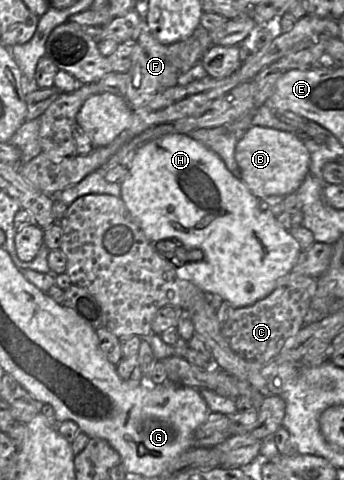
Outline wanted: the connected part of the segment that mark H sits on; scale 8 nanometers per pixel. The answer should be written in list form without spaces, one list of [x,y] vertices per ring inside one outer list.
[[[168,133],[156,139],[150,140],[132,154],[127,162],[129,170],[128,176],[121,183],[120,198],[125,203],[132,218],[143,231],[147,239],[156,242],[162,239],[176,239],[180,241],[186,250],[200,249],[204,255],[201,260],[186,262],[182,267],[178,268],[178,274],[181,278],[191,281],[206,294],[217,294],[223,301],[228,301],[234,307],[251,306],[257,301],[268,296],[277,285],[279,279],[292,272],[299,254],[302,251],[296,239],[286,230],[278,221],[271,211],[261,210],[261,199],[258,199],[248,189],[246,184],[235,177],[226,167],[224,161],[212,150],[208,149],[201,142],[193,139],[188,134],[184,133]]]

